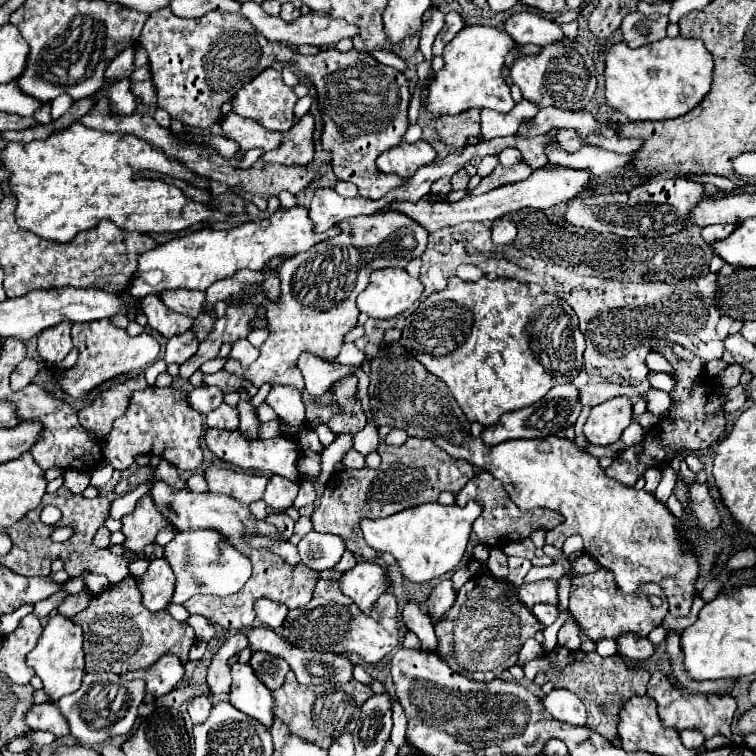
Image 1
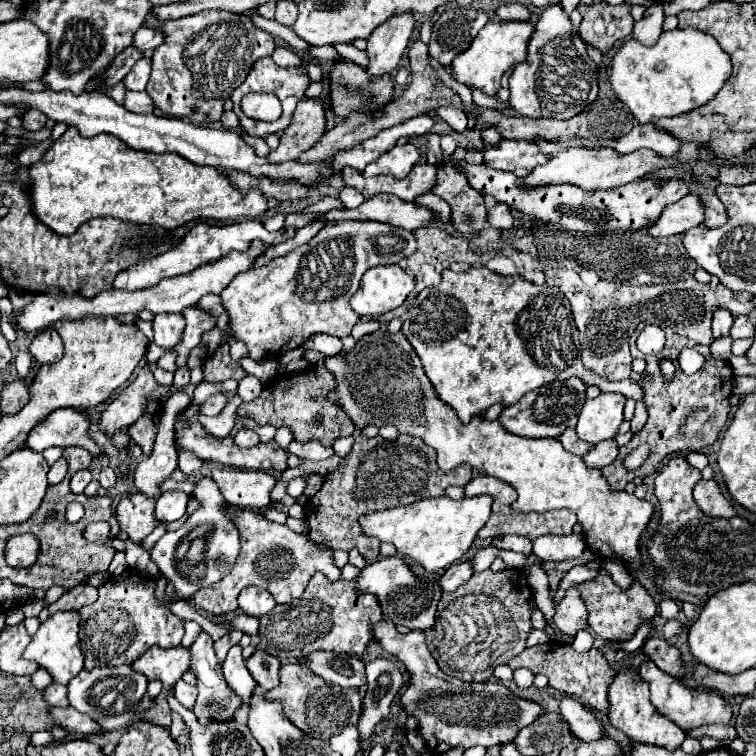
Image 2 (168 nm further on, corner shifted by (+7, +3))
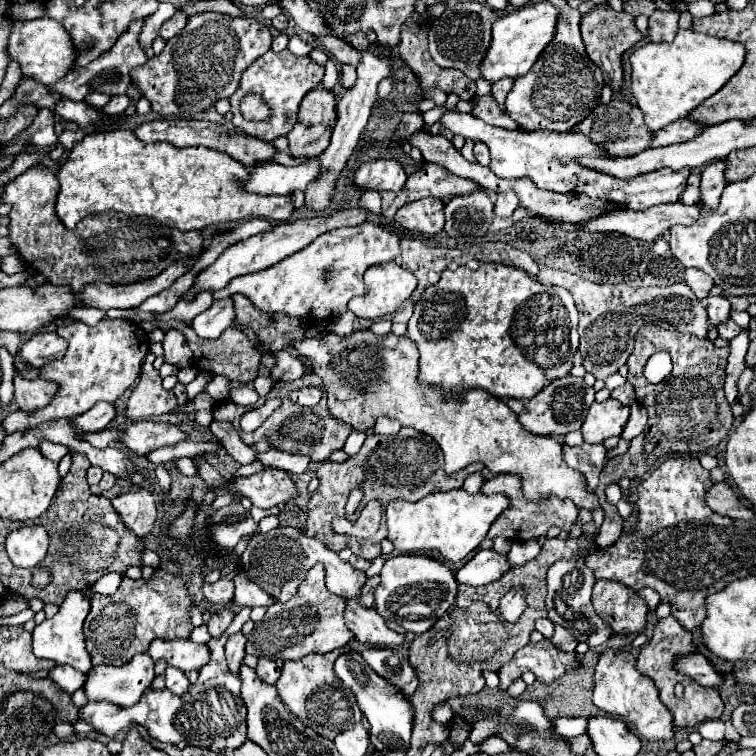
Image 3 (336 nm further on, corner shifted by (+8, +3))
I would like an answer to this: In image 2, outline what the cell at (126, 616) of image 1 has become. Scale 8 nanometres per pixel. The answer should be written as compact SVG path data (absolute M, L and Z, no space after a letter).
M132 568L120 576L108 578L100 588L94 604L80 610L80 648L86 658L84 668L132 664L148 648L174 648L184 636L184 620L174 616L168 606L154 600L154 580Z

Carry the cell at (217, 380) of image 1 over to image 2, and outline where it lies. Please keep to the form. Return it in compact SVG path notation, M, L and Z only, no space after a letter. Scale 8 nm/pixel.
M222 344L220 350L212 356L208 356L204 360L204 382L226 382L230 378L234 380L242 380L246 376L246 372L240 368L240 364L236 360L232 360L230 352L228 352L228 344Z

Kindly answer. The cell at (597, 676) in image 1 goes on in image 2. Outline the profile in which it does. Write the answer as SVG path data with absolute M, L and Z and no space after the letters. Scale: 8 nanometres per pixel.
M548 642L542 646L532 646L526 648L524 652L520 652L518 656L514 656L508 666L512 670L516 668L530 668L534 674L544 674L550 682L550 686L554 686L556 690L564 690L566 694L576 696L578 700L582 700L584 704L588 704L592 710L596 710L600 716L608 714L608 686L612 684L612 680L616 678L614 668L608 664L608 660L604 658L604 654L598 650L598 646L592 646L588 652L578 654L572 650L570 644L558 644L558 642Z

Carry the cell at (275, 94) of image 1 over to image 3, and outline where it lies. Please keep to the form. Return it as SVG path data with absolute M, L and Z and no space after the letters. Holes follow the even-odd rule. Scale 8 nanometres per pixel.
M269 50L265 56L261 56L261 60L255 60L247 70L245 76L241 76L241 84L237 88L237 92L229 98L231 100L231 112L233 112L233 126L243 130L247 136L265 140L265 142L273 142L279 136L285 136L287 132L293 130L295 122L297 122L297 110L299 104L303 100L303 96L307 92L311 92L313 88L317 88L321 84L323 78L323 66L315 64L309 56L295 56L289 50L281 50L281 52L273 52ZM245 94L257 94L265 100L265 104L271 108L271 114L267 120L261 122L253 122L253 120L245 120L239 104L245 98Z

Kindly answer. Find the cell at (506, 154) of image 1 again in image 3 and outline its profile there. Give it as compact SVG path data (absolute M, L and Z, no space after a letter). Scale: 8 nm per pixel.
M503 78L493 84L491 94L493 94L493 98L499 102L501 108L505 108L505 98L507 98L507 94L509 94L511 88L513 88L513 80L509 80L509 78Z

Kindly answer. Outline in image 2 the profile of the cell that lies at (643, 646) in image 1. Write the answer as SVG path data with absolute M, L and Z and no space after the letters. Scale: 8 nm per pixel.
M648 638L644 642L644 646L642 646L642 652L646 652L652 658L652 662L660 670L668 672L670 676L680 676L682 674L680 652L674 646L670 646L666 640L662 640L662 638Z

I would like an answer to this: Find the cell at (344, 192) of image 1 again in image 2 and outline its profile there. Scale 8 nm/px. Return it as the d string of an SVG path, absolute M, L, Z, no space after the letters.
M344 186L344 188L340 190L340 200L344 202L346 208L358 208L358 206L364 202L364 196L362 196L356 188Z

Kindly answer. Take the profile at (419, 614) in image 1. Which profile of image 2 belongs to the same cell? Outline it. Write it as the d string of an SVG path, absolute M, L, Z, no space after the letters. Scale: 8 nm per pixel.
M382 558L376 562L366 564L360 574L356 576L356 588L362 594L376 594L384 612L384 618L392 620L394 624L408 626L410 630L426 630L434 624L436 604L440 600L440 586L438 582L424 582L418 580L410 568L404 564L402 558Z

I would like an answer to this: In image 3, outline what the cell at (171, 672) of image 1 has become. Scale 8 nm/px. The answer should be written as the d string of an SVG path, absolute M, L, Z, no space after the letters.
M189 638L185 640L153 640L147 652L155 662L165 658L169 666L181 668L183 672L199 670L209 662L207 644L195 644Z

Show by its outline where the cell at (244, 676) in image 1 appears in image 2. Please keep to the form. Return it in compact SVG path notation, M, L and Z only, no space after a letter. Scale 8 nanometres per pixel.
M232 646L224 664L222 664L222 670L224 670L224 678L228 682L228 686L234 690L236 696L240 696L242 704L248 706L250 702L250 696L254 694L256 690L256 682L252 680L248 668L246 668L246 662L242 658L242 648L240 646Z

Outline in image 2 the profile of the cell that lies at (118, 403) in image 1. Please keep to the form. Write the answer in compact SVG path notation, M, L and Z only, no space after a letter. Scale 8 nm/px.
M144 366L138 376L126 388L122 388L114 400L108 402L108 406L100 414L100 432L114 434L118 428L132 426L142 416L146 400L160 400L168 396L168 392L170 388L162 386L160 394L160 384L154 380L148 366Z

